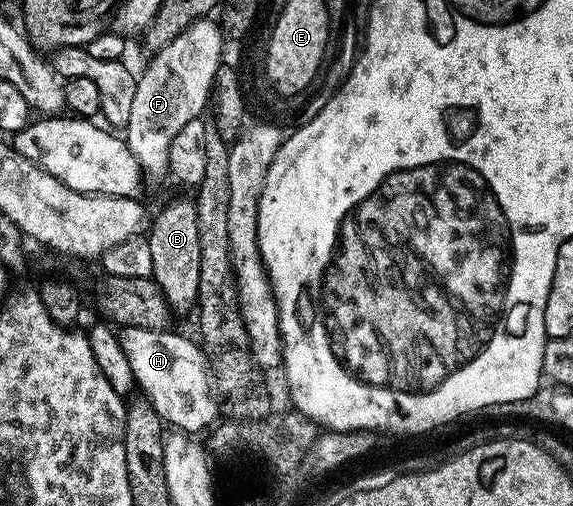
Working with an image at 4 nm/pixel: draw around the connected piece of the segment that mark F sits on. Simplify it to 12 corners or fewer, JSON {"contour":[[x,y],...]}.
{"contour":[[187,25],[137,79],[126,147],[167,177],[170,145],[202,118],[226,45]]}

